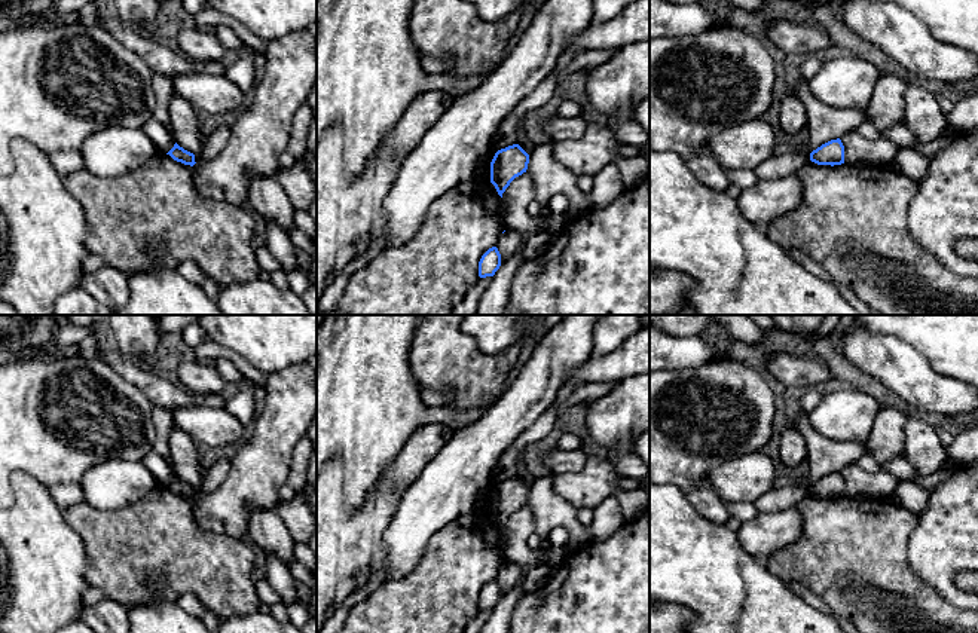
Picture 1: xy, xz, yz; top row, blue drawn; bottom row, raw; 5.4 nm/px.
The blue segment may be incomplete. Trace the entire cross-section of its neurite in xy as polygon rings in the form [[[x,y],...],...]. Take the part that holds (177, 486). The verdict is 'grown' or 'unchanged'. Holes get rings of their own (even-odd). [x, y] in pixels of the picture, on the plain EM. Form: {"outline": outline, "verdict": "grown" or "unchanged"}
{"outline": [[[177,475],[166,487],[169,487],[174,493],[181,495],[184,498],[193,499],[196,496],[195,487],[180,480]]], "verdict": "unchanged"}

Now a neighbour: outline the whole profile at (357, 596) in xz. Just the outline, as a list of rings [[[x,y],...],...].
[[[380,575],[372,578],[366,587],[352,591],[339,608],[351,609],[357,603],[363,602],[370,593],[373,593],[378,588],[380,580],[382,580]]]

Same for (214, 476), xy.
[[[218,459],[214,465],[205,470],[199,484],[199,495],[216,490],[230,473],[230,459]]]

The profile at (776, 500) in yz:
[[[785,486],[780,489],[770,489],[754,504],[758,513],[779,513],[797,505],[807,495],[810,495],[810,486]]]

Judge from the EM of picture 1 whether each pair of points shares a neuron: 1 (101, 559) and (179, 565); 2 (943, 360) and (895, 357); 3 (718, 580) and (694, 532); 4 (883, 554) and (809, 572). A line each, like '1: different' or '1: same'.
1: same
2: different
3: same
4: same

